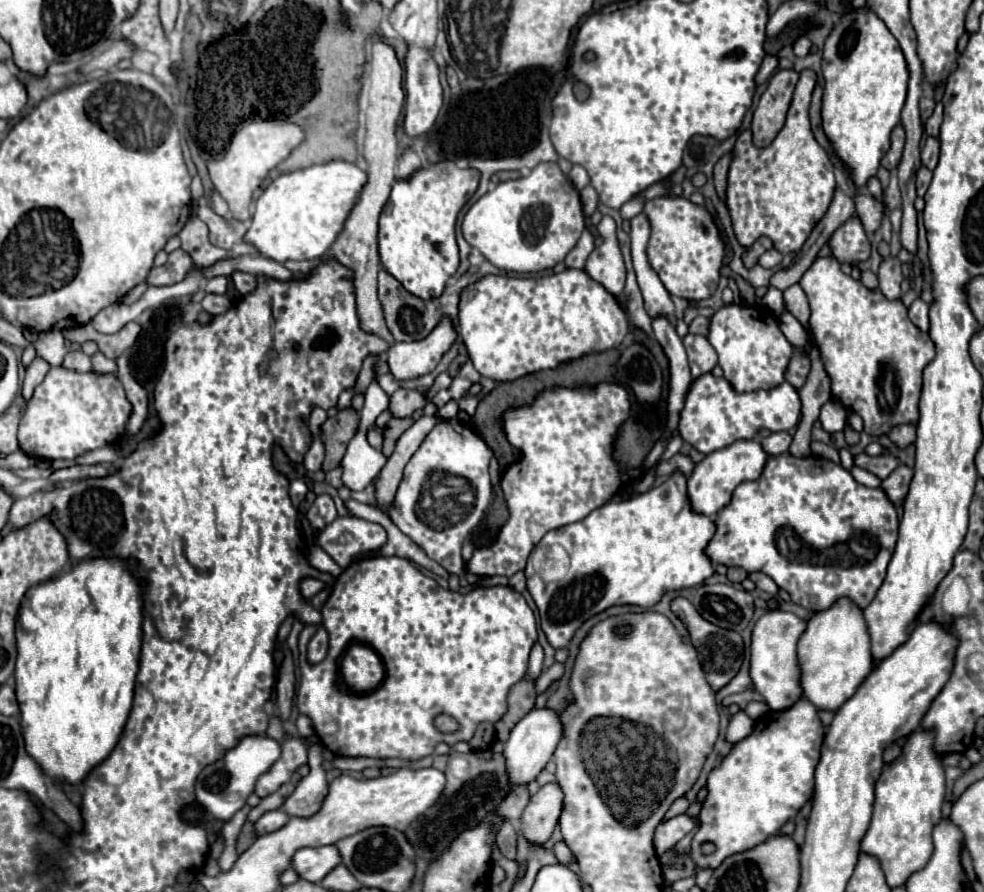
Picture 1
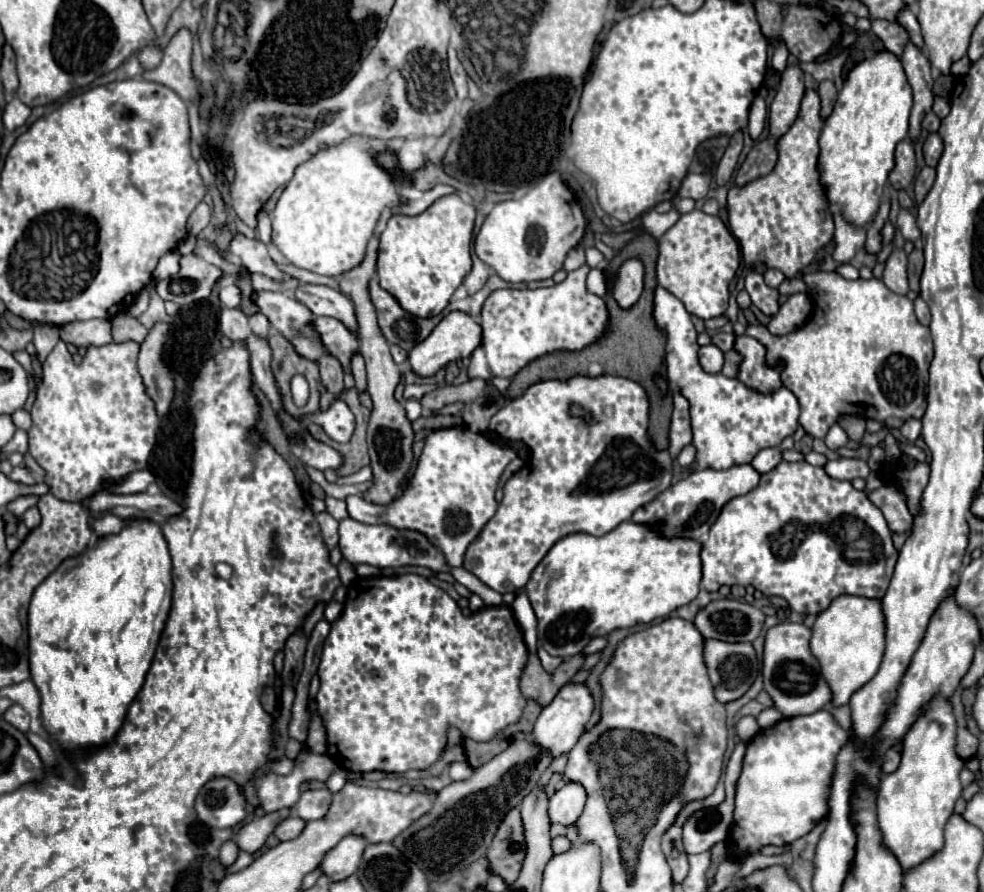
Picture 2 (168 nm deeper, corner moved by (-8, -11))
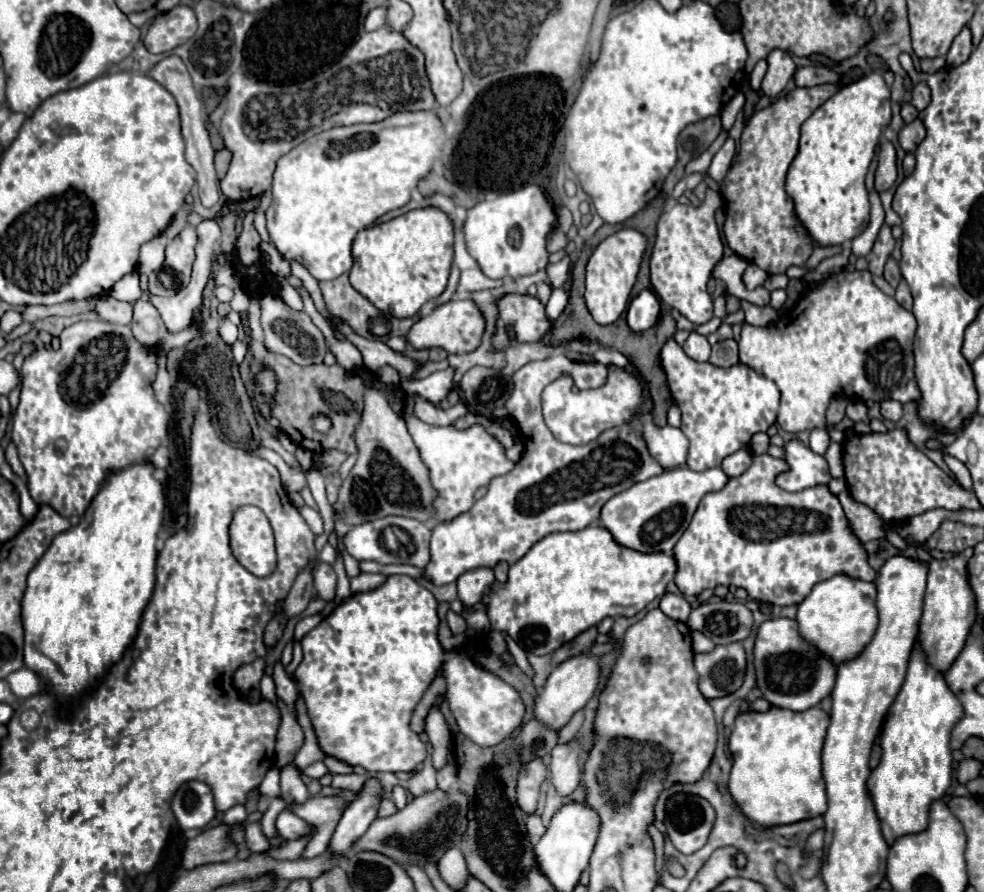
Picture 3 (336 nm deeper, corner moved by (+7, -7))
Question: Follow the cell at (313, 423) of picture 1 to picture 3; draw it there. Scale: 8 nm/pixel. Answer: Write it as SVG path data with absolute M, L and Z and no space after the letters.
M264 295L260 299L260 307L262 307L262 327L264 327L264 335L266 335L266 347L270 351L286 355L298 365L314 365L314 363L324 361L324 355L326 355L324 335L304 311L290 309L276 295Z

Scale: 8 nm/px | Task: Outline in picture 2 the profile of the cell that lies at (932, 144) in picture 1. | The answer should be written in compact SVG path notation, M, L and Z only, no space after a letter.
M931 133L931 135L925 139L925 143L923 143L925 163L927 163L929 167L937 167L941 153L943 153L943 141L941 141L941 137L939 137L937 133Z

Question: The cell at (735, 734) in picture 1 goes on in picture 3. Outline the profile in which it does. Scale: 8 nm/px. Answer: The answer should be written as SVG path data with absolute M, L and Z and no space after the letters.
M676 793L666 803L666 835L684 855L692 855L706 845L714 819L712 805L698 795Z

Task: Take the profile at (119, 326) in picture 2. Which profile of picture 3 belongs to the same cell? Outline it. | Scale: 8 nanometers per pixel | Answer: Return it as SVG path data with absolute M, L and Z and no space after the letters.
M104 295L100 299L100 303L96 305L96 311L104 321L110 321L110 323L128 325L132 321L132 303L118 301L110 295Z

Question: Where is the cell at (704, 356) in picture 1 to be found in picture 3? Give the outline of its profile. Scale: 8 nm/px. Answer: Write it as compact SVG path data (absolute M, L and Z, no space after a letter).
M692 331L692 333L688 335L688 339L686 339L686 343L682 345L682 349L684 349L684 353L686 353L688 357L692 357L694 361L708 361L708 359L710 359L710 343L708 343L708 339L706 339L704 335L700 335L700 333L696 333L696 331Z

